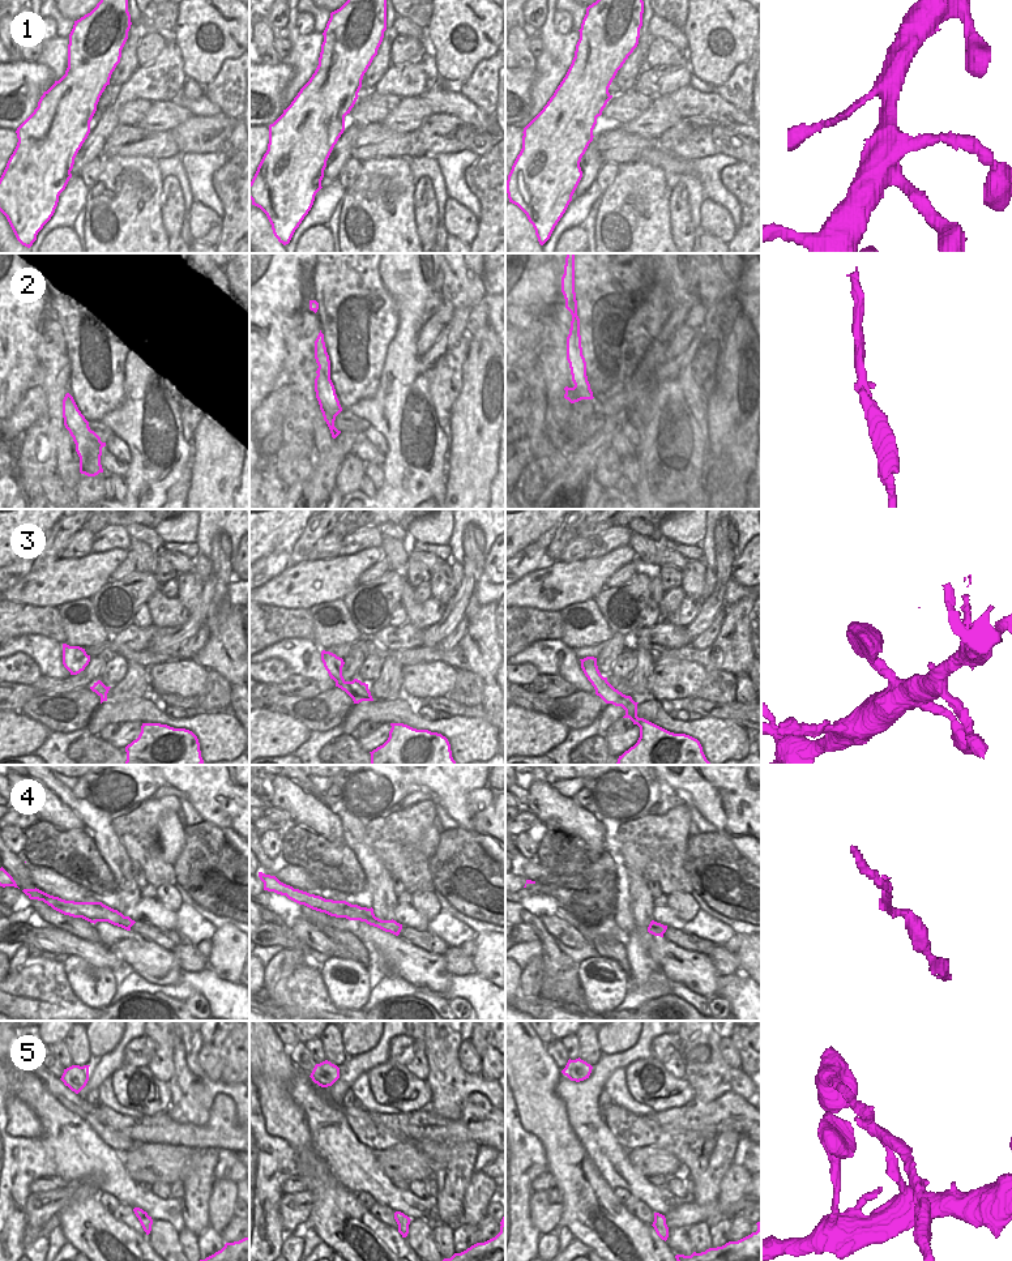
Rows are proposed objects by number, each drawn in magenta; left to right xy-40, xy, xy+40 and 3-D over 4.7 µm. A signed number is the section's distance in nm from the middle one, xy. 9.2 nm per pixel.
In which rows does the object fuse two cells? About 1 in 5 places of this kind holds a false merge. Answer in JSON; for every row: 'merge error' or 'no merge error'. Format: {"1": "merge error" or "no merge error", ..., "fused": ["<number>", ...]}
{"1": "no merge error", "2": "no merge error", "3": "no merge error", "4": "no merge error", "5": "no merge error", "fused": []}

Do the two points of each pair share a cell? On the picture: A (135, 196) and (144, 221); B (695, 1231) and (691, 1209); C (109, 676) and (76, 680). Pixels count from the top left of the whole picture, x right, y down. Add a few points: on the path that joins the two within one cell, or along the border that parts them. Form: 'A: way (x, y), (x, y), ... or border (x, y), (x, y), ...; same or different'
A: way (135, 202), (135, 212), (137, 214); same
B: border (690, 1226), (705, 1222), (709, 1227); different
C: border (119, 654), (115, 654), (106, 663), (98, 679); different

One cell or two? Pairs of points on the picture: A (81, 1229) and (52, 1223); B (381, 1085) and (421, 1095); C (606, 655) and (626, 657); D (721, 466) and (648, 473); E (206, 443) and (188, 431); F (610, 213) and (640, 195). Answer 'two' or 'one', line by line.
A: two
B: one
C: two
D: two
E: two
F: one

